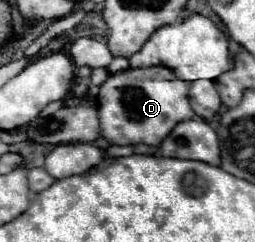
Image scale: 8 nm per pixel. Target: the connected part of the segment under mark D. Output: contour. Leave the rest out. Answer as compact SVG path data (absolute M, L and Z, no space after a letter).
M166 67L126 69L122 73L110 75L100 87L96 107L102 129L100 135L112 145L146 143L158 147L176 123L194 117L194 111L188 103L188 83L180 81Z

